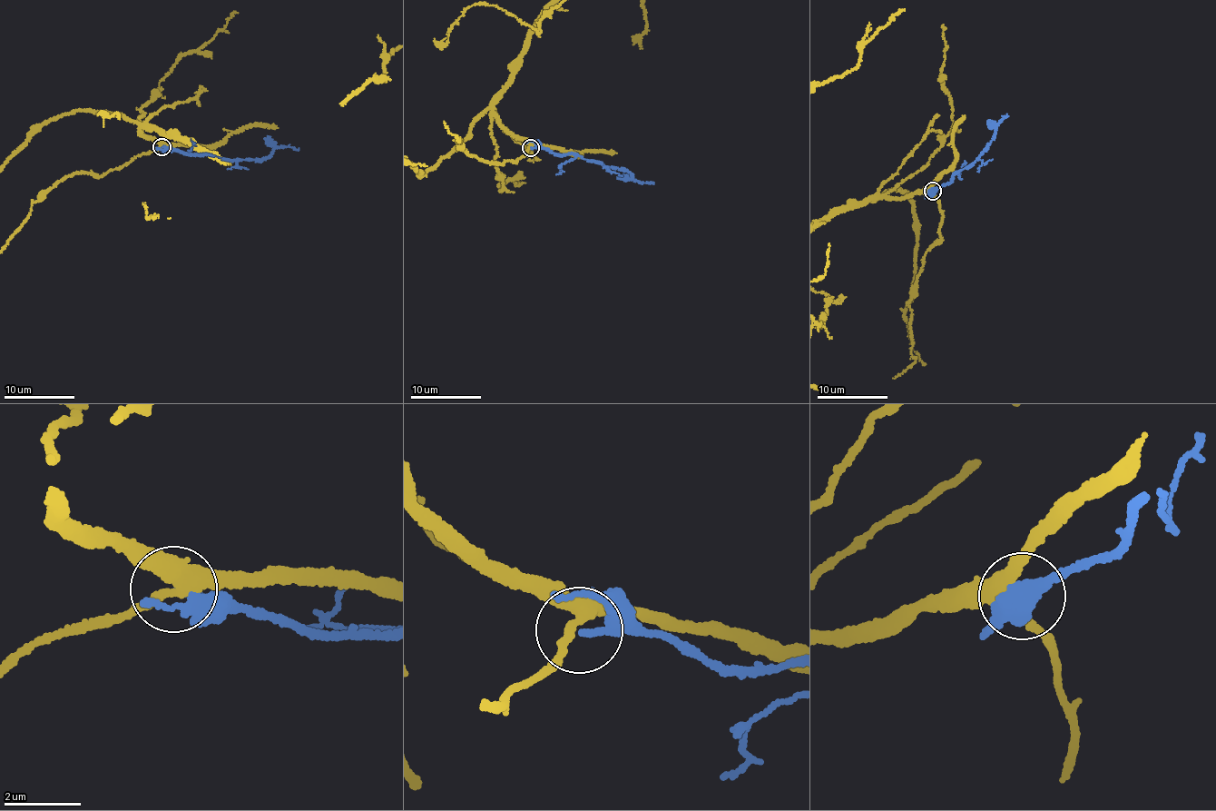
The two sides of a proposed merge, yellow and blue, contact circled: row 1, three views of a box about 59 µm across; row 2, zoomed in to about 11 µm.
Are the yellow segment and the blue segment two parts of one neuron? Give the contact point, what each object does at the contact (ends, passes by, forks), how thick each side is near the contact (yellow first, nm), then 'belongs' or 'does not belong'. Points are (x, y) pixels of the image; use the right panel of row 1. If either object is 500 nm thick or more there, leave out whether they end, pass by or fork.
(933, 191) | yellow forks | blue ends | 320/200 nm | does not belong

